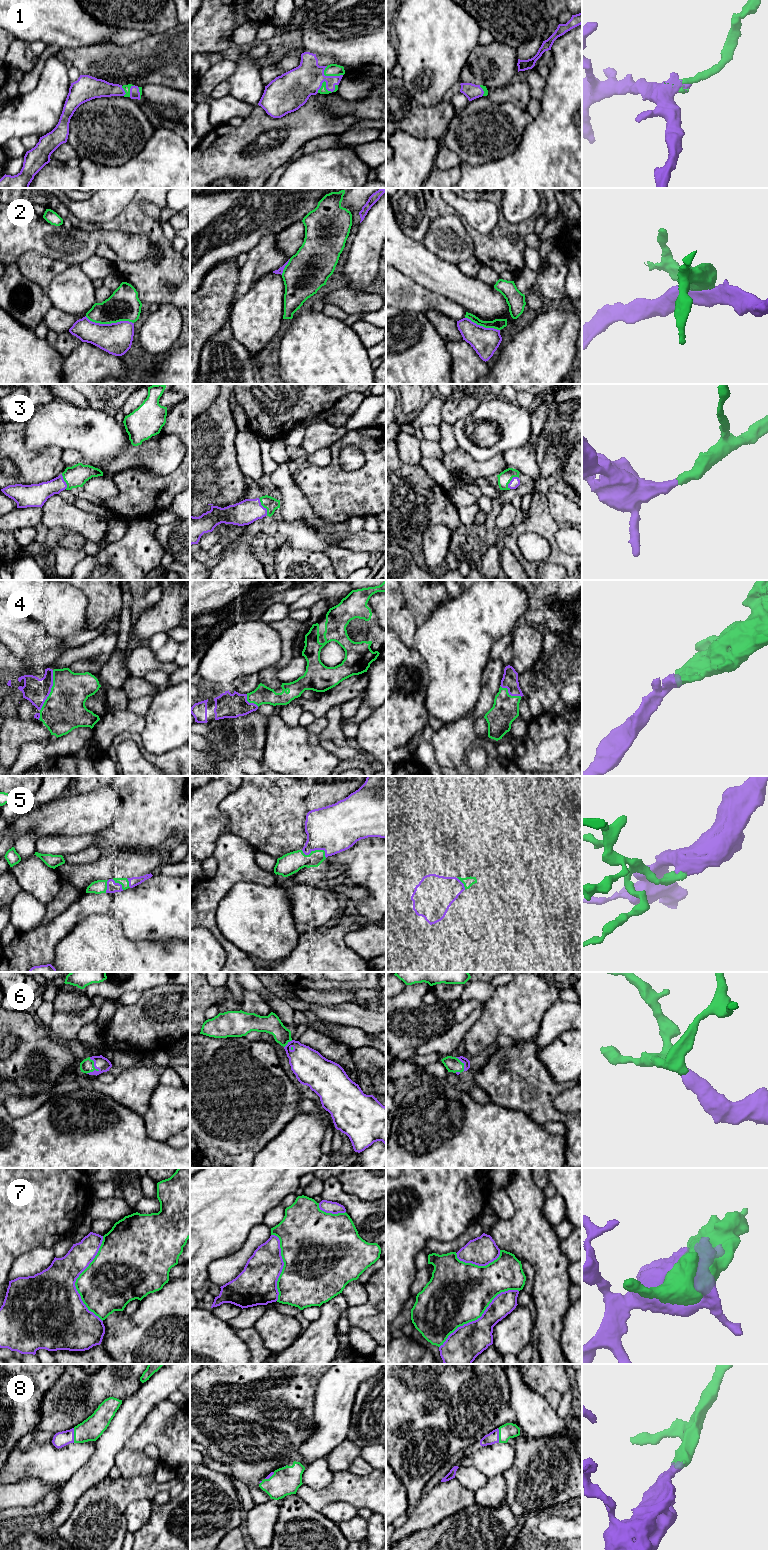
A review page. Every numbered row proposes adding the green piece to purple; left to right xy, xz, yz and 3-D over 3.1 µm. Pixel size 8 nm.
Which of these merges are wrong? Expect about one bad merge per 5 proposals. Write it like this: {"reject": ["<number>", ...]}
{"reject": ["2", "7"]}

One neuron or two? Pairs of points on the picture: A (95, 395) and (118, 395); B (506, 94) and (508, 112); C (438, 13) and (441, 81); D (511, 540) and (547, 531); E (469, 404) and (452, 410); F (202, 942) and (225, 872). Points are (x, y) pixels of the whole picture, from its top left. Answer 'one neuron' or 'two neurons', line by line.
A: one neuron
B: two neurons
C: one neuron
D: one neuron
E: one neuron
F: two neurons

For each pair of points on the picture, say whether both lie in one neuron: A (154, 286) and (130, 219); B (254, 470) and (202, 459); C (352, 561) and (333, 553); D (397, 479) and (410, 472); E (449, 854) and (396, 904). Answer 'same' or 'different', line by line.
A: same
B: different
C: same
D: same
E: same

